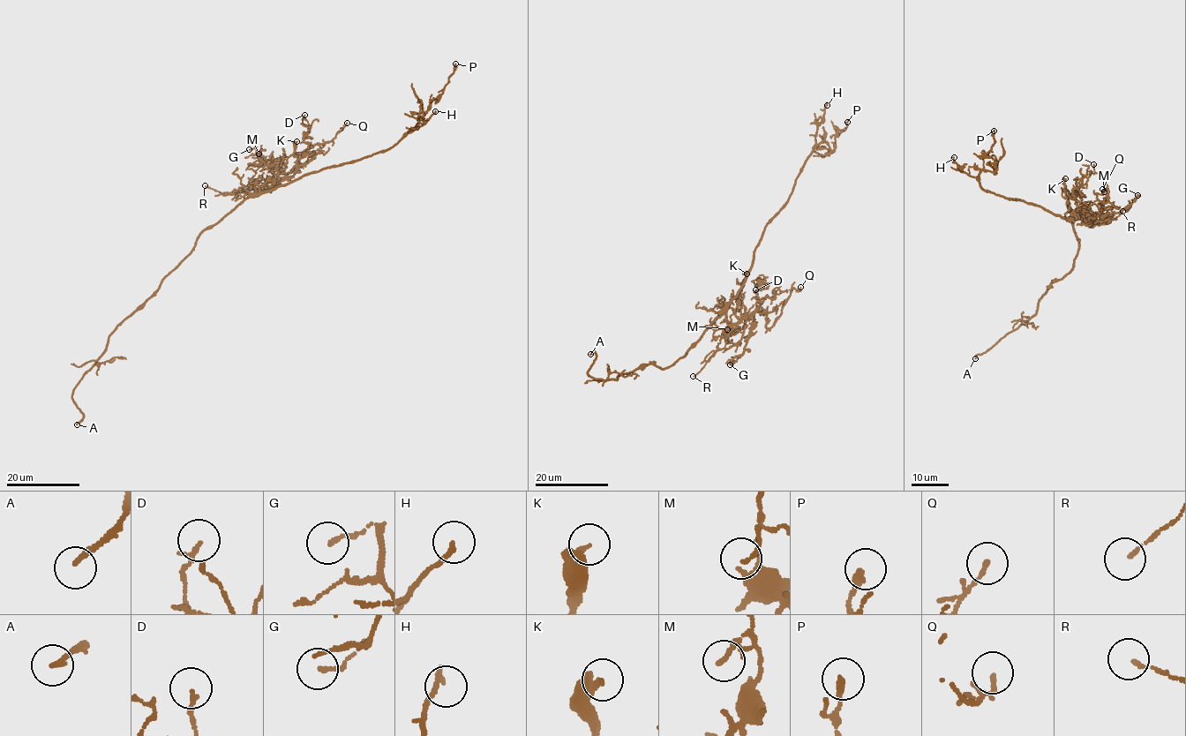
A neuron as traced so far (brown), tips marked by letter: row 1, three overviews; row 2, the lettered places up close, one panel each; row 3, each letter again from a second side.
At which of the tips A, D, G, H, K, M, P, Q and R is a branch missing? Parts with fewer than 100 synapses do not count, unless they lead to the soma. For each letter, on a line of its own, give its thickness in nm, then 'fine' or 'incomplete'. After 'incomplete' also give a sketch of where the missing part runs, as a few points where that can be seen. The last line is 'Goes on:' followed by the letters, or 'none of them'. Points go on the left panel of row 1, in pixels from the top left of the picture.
A: calibre 190 nm; incomplete; course (77, 424), (63, 428), (61, 431), (63, 432)
D: calibre 100 nm; fine
G: calibre 130 nm; fine
H: calibre 160 nm; fine
K: calibre 280 nm; fine
M: calibre 120 nm; fine
P: calibre 240 nm; fine
Q: calibre 100 nm; fine
R: calibre 120 nm; fine
Goes on: A

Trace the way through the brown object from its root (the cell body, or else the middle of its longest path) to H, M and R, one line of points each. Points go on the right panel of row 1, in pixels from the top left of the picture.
H: (1073, 221), (1039, 206), (1018, 199), (1008, 199), (987, 191), (980, 187), (979, 179), (962, 170), (954, 157)
M: (1073, 221), (1084, 220), (1089, 224), (1086, 221), (1101, 209), (1108, 192), (1106, 188), (1104, 191)
R: (1073, 221), (1084, 220), (1089, 224), (1088, 221), (1107, 219), (1106, 224), (1122, 211)

